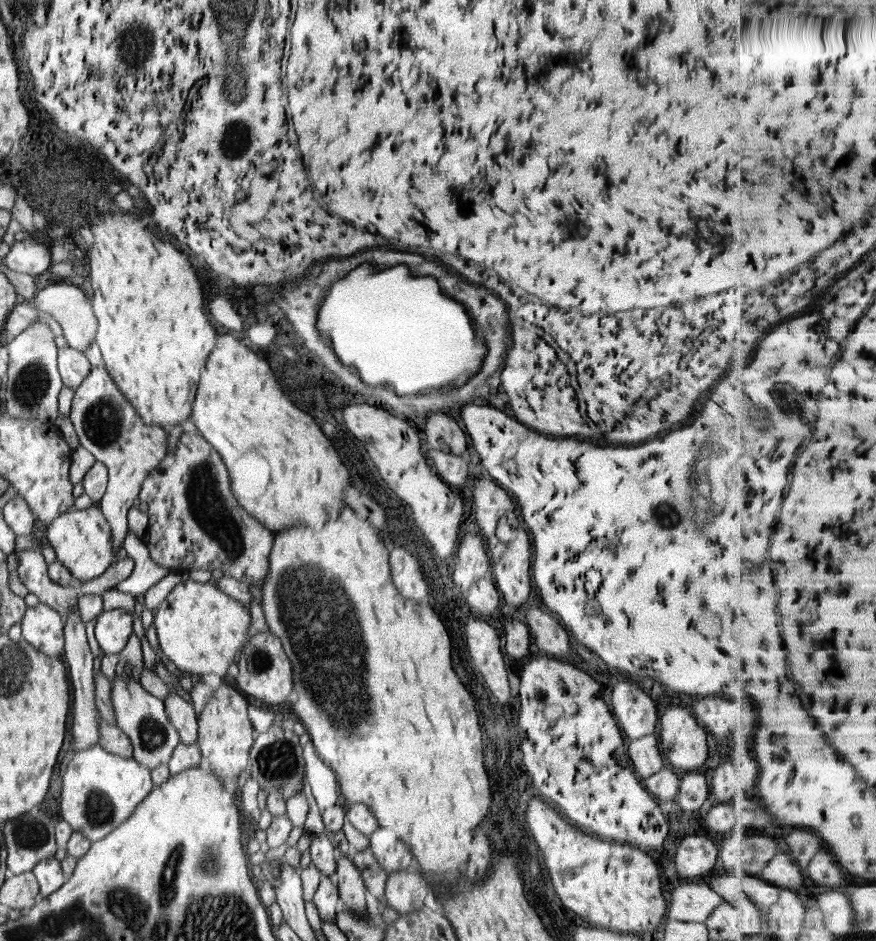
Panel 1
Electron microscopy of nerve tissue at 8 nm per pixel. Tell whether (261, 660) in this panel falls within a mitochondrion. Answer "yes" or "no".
yes

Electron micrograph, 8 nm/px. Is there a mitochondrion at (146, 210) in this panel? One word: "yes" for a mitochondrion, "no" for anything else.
no

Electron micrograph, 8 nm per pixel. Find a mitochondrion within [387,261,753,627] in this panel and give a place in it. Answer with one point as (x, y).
(695, 481)

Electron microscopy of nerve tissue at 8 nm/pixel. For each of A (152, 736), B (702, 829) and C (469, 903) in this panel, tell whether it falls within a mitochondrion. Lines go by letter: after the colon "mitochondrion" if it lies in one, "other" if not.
A: mitochondrion
B: other
C: other

